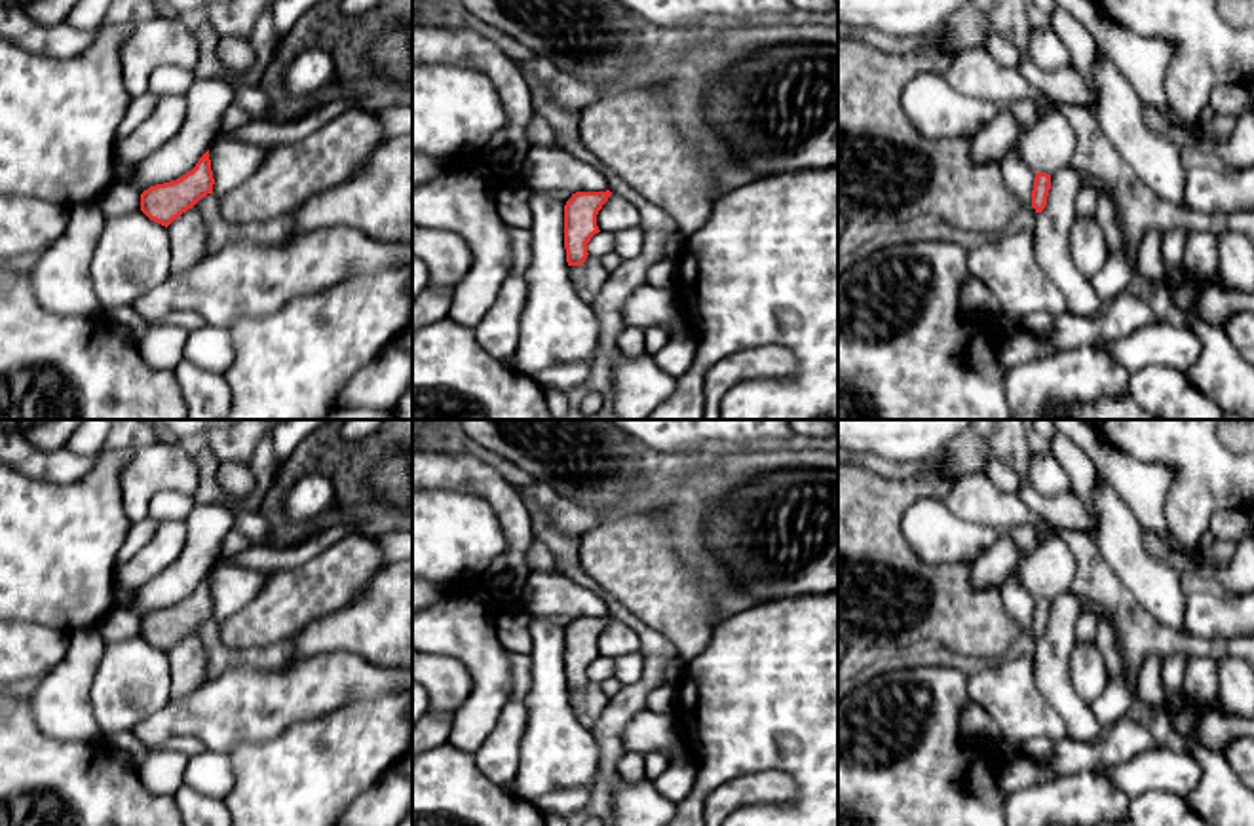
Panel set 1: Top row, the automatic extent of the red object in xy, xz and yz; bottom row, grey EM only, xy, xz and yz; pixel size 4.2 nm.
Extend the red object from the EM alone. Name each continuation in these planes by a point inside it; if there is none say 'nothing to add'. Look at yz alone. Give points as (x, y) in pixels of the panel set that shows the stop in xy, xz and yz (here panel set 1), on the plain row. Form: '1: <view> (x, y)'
nothing to add

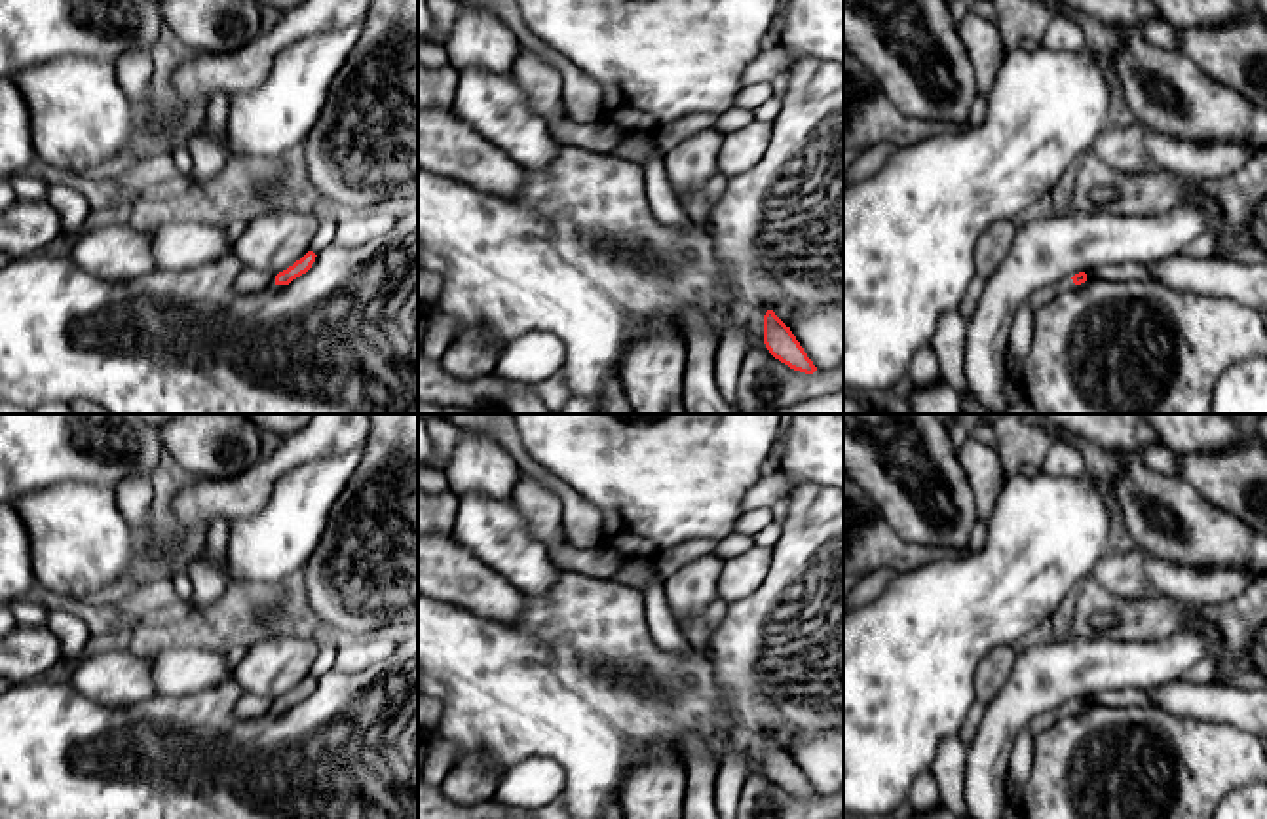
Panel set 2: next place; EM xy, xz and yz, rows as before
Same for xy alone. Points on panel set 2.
nothing to add

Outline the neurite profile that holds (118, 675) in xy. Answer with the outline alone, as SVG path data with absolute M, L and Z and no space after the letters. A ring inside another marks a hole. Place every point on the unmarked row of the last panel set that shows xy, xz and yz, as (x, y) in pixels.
M127 642L95 648L74 667L68 682L104 707L127 707L156 695L152 663Z

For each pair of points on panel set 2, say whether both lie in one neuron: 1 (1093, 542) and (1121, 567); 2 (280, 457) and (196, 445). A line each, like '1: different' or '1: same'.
1: different
2: different

